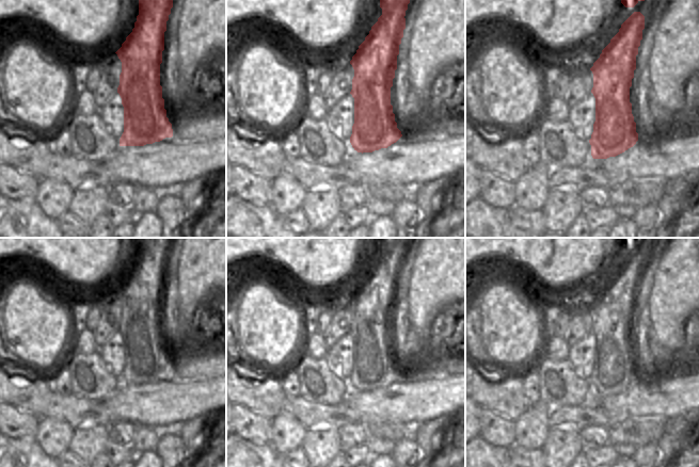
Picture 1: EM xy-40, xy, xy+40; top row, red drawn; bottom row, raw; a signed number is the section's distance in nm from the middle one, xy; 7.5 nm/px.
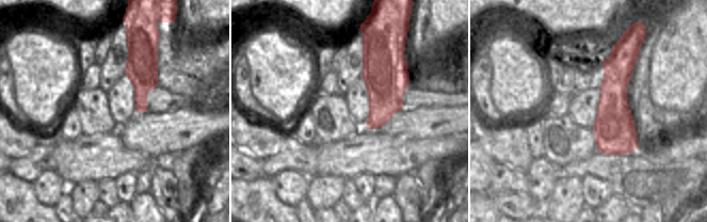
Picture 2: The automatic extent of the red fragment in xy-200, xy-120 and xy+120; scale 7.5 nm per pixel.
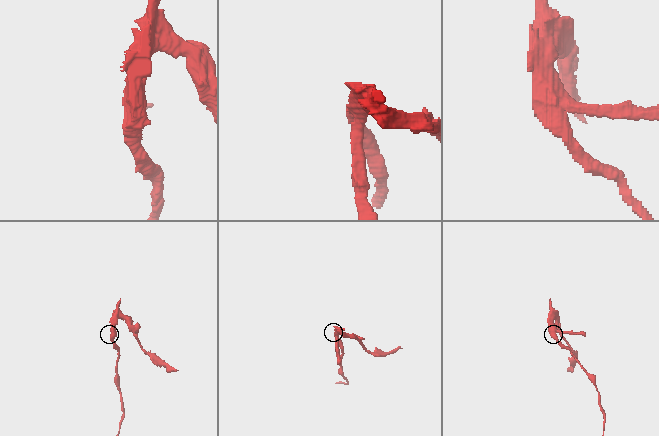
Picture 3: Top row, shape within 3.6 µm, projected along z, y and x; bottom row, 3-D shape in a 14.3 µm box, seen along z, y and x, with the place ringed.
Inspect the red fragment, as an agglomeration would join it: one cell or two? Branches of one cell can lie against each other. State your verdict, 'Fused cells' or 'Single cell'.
Fused cells

